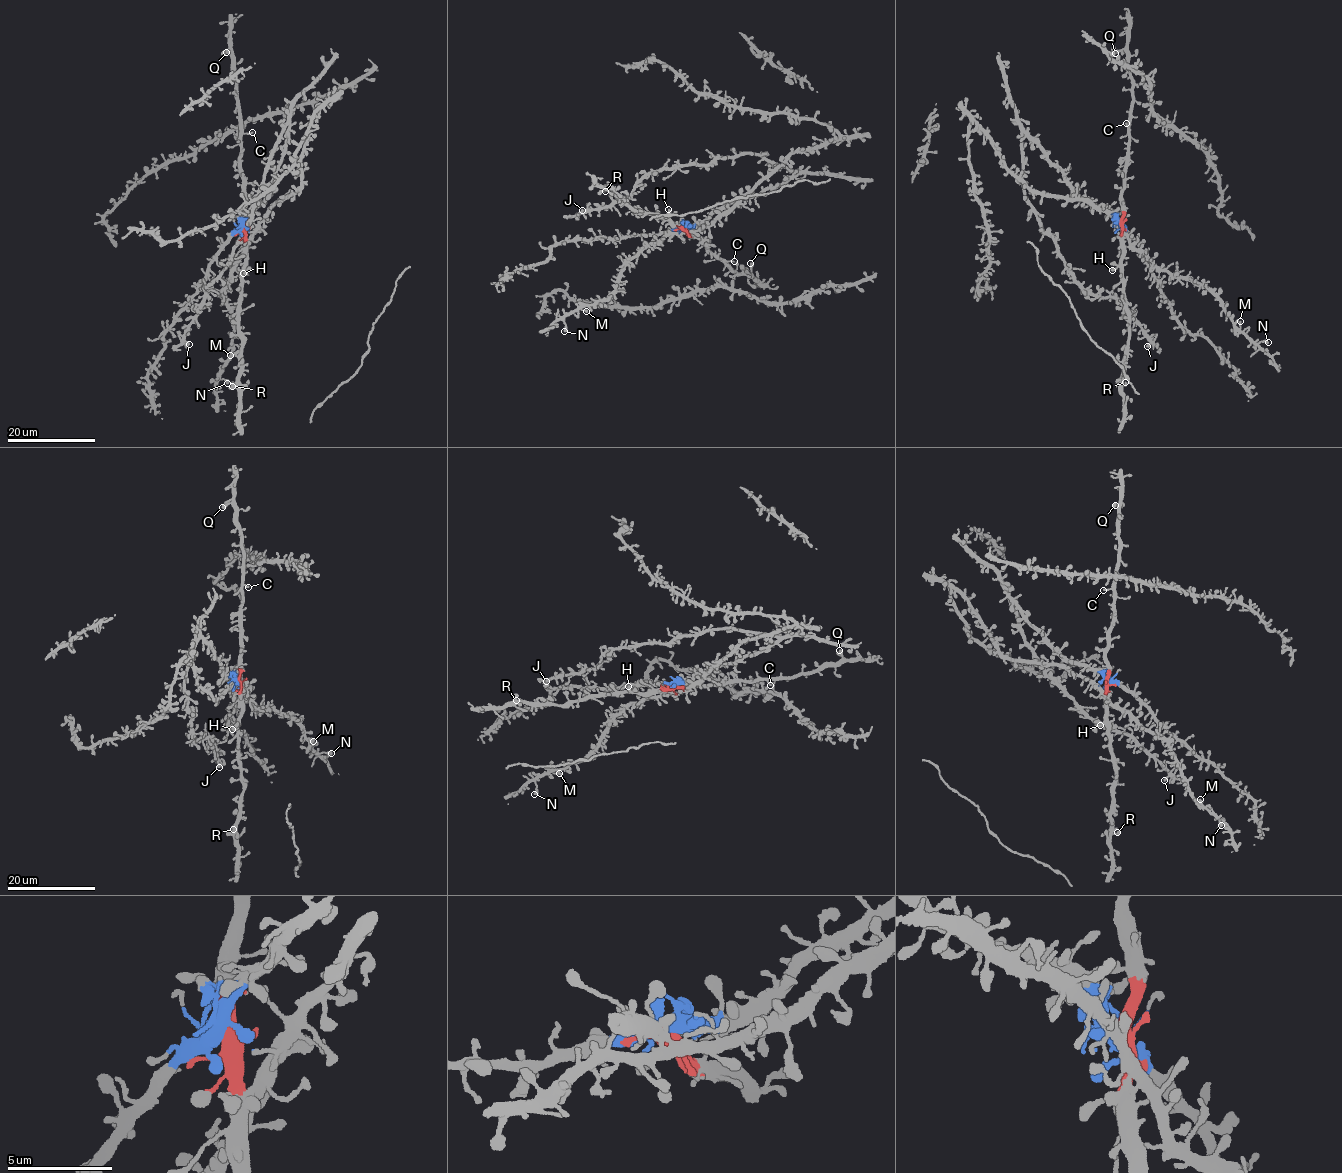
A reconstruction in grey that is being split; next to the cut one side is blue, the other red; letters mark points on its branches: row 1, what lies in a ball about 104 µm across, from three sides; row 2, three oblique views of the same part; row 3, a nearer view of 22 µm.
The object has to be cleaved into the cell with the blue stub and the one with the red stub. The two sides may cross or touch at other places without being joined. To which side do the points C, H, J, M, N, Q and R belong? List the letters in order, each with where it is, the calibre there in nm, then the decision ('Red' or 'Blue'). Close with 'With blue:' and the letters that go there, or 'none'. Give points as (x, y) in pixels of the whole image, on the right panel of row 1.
C: Place: (1126, 123). Thickness 150 nm. Red
H: Place: (1112, 270). Thickness 380 nm. Red
J: Place: (1147, 346). Thickness 260 nm. Blue
M: Place: (1240, 321). Thickness 300 nm. Blue
N: Place: (1268, 342). Thickness 400 nm. Blue
Q: Place: (1115, 53). Thickness 500 nm. Red
R: Place: (1125, 382). Thickness 400 nm. Red
With blue: J, M, N

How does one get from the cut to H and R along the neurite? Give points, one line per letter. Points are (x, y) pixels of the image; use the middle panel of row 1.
H: (684, 229), (669, 223), (668, 209)
R: (684, 229), (650, 213), (629, 208), (609, 186), (604, 186), (606, 191)

